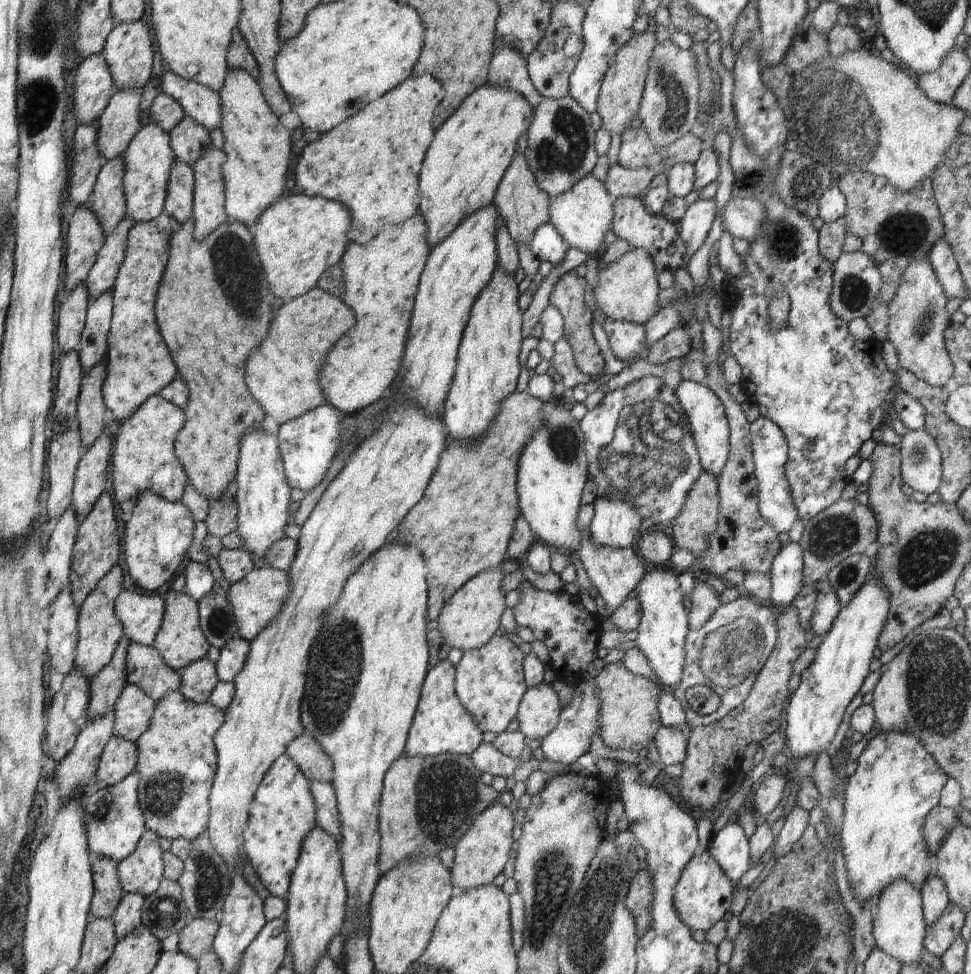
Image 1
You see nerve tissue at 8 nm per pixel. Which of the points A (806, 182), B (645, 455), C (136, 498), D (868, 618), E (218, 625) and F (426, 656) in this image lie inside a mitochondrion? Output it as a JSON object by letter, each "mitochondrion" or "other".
{"A":"mitochondrion","B":"mitochondrion","C":"other","D":"other","E":"mitochondrion","F":"other"}

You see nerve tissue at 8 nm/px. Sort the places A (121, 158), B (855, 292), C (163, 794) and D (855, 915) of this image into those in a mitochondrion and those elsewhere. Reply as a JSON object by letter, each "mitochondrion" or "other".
{"A":"other","B":"mitochondrion","C":"mitochondrion","D":"other"}

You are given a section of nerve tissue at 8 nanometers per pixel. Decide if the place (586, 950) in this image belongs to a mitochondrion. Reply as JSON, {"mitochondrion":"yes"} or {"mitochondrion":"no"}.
{"mitochondrion":"yes"}

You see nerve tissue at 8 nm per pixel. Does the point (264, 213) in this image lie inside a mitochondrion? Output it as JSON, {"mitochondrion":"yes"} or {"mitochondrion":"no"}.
{"mitochondrion":"no"}

